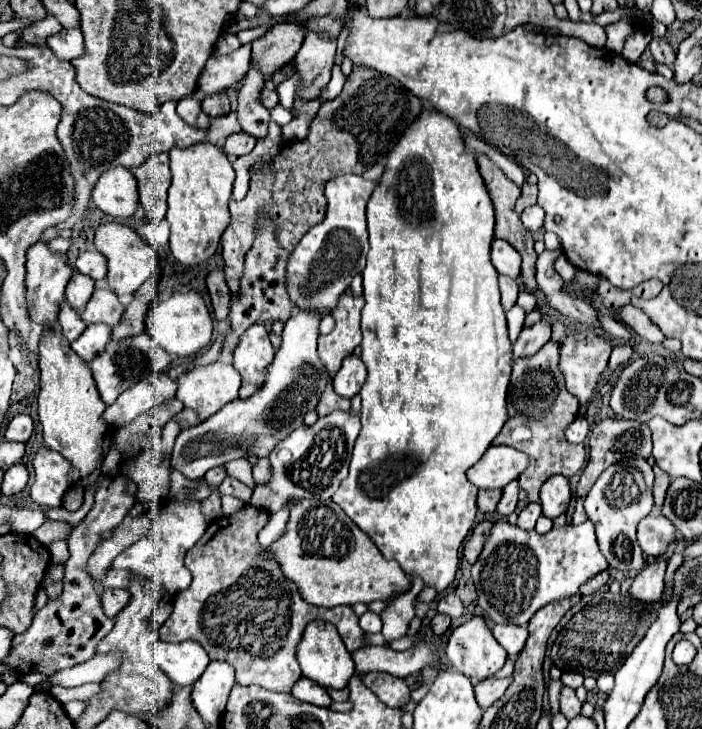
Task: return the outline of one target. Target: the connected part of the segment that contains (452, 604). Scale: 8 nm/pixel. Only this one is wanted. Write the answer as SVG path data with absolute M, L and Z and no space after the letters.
M450 592L438 600L438 612L446 614L450 618L458 618L464 612L464 606L462 606L460 598L456 598L456 594Z

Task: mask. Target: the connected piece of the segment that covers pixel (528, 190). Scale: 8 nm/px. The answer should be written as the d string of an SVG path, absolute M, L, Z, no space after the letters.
M524 182L524 186L522 186L522 196L520 196L518 202L516 202L516 212L522 214L524 208L534 206L534 204L536 204L536 194L538 194L538 186Z

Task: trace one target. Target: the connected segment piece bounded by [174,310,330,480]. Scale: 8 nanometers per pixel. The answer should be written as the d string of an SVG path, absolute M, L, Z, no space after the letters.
M300 310L296 316L292 316L286 324L284 324L284 332L282 332L282 344L276 350L274 362L272 366L268 366L268 376L266 376L266 384L248 400L234 400L230 404L226 404L224 408L220 408L214 416L210 416L208 420L200 422L198 426L186 428L178 434L176 438L176 454L174 454L174 468L184 474L190 480L198 480L202 478L210 468L222 466L234 458L246 458L250 454L258 456L258 458L268 458L268 454L272 452L272 448L276 446L276 442L280 442L282 438L286 438L292 430L296 430L298 426L302 426L302 418L308 410L314 410L318 404L318 396L322 394L322 390L326 388L330 374L326 370L326 366L320 362L318 358L318 350L316 350L316 340L320 336L318 326L320 326L322 314L316 314L314 310Z

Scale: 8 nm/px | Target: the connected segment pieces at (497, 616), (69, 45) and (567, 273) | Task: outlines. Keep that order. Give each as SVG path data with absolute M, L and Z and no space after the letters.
M498 518L484 542L480 558L472 566L472 580L478 592L478 606L492 622L528 626L528 620L542 606L578 594L584 582L606 568L608 562L596 544L594 526L588 520L578 526L566 524L538 534L536 530L524 532Z
M78 28L62 30L60 34L54 34L48 38L48 48L56 54L56 58L72 62L84 54L82 32Z
M560 256L560 260L556 262L556 272L562 276L564 282L572 282L572 278L576 274L576 268L564 256Z

